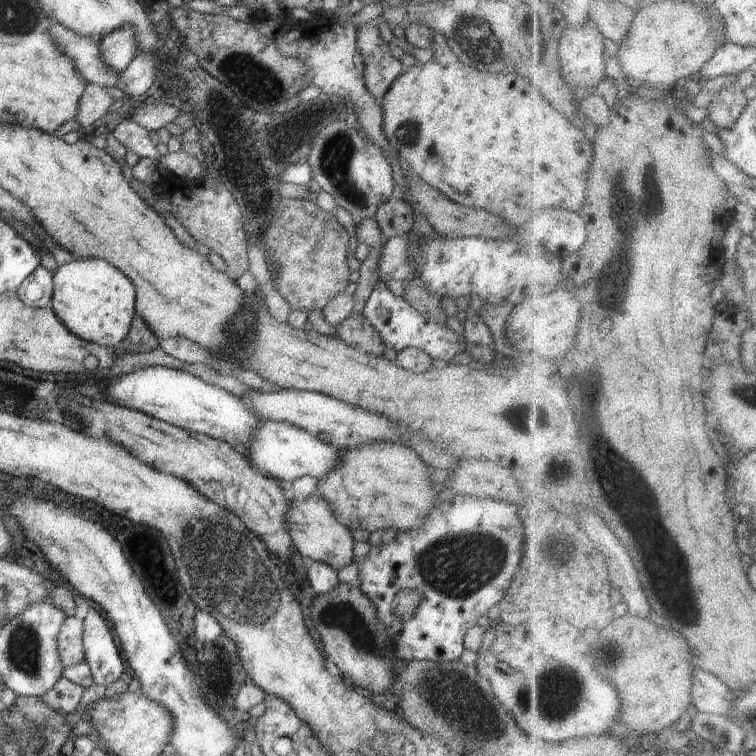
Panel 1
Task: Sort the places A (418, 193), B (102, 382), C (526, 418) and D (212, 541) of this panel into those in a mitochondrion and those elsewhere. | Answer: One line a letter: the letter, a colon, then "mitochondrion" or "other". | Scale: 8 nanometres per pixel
A: other
B: other
C: mitochondrion
D: mitochondrion

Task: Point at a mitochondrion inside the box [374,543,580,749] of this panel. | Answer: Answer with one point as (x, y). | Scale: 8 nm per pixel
(453, 696)

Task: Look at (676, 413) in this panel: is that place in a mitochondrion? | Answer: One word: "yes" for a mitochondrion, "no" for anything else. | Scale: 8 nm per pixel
no

